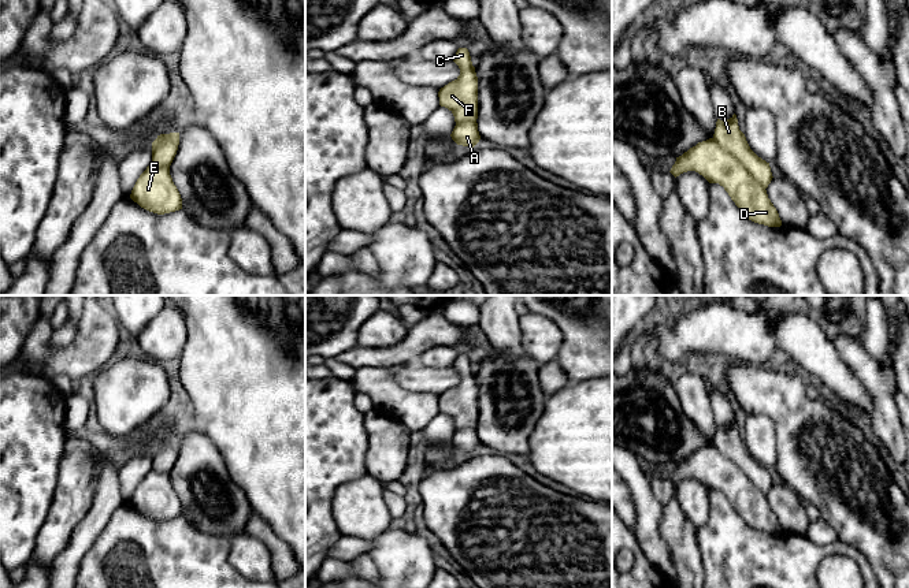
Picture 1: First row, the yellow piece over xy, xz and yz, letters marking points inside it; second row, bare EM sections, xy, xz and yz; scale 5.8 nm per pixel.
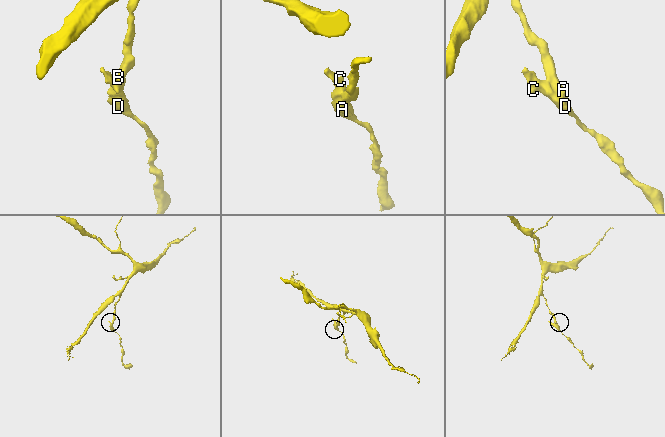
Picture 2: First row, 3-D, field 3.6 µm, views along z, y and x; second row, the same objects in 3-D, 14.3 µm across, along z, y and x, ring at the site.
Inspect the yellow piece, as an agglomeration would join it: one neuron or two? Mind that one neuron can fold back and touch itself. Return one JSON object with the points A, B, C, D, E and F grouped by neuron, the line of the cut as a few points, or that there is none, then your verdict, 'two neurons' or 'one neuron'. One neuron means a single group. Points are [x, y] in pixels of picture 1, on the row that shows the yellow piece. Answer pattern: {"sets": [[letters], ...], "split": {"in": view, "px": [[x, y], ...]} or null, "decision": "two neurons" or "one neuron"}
{"sets": [["A", "B"], ["C", "D", "E", "F"]], "split": {"in": "yz", "px": [[712, 138], [728, 151], [765, 188]]}, "decision": "two neurons"}

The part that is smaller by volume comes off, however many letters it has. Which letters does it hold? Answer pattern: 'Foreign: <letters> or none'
Foreign: C, D, E, F

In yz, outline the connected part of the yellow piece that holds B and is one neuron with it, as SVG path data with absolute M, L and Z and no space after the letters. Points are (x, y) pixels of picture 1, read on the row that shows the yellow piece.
M735 113L727 120L717 119L713 139L735 156L763 187L768 187L773 178L769 163L750 149Z

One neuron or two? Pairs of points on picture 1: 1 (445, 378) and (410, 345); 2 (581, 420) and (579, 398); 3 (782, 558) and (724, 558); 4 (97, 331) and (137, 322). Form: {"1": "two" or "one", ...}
{"1": "two", "2": "one", "3": "one", "4": "two"}

